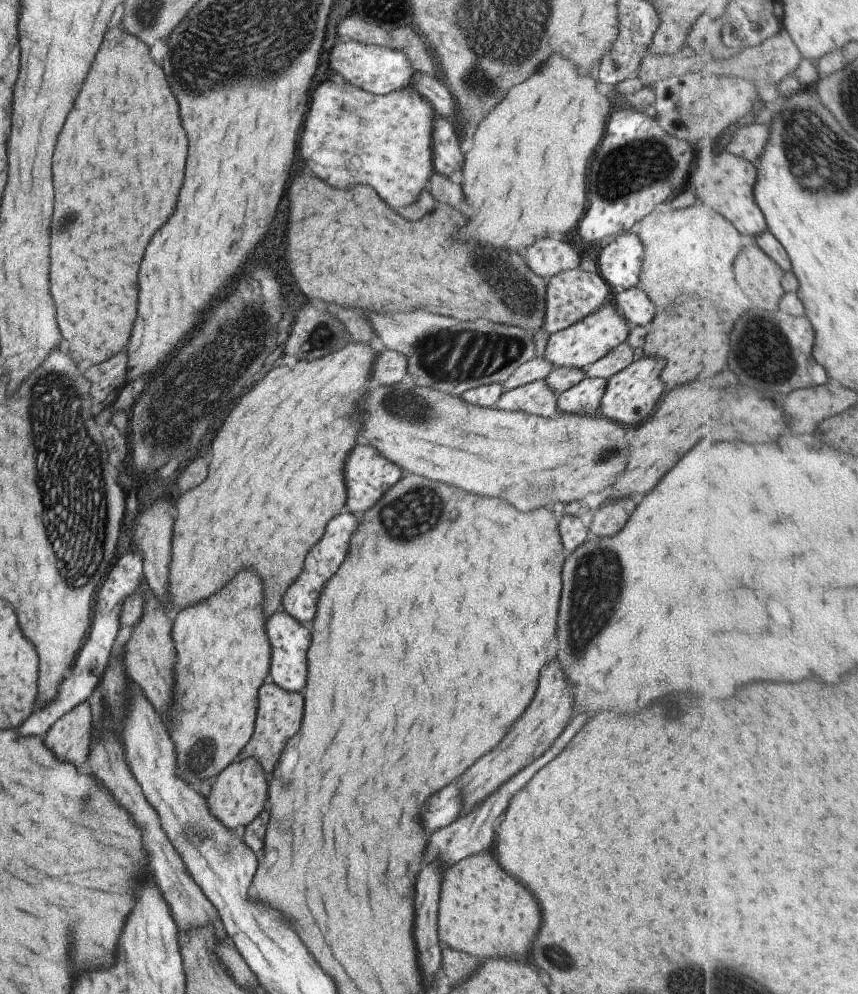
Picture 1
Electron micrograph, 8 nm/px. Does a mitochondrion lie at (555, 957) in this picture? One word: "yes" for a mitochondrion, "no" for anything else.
yes

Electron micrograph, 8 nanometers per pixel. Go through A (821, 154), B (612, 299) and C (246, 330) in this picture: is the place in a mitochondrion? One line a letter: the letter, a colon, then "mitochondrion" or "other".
A: mitochondrion
B: other
C: mitochondrion

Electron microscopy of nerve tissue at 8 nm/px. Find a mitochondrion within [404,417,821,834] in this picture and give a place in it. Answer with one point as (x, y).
(597, 580)

